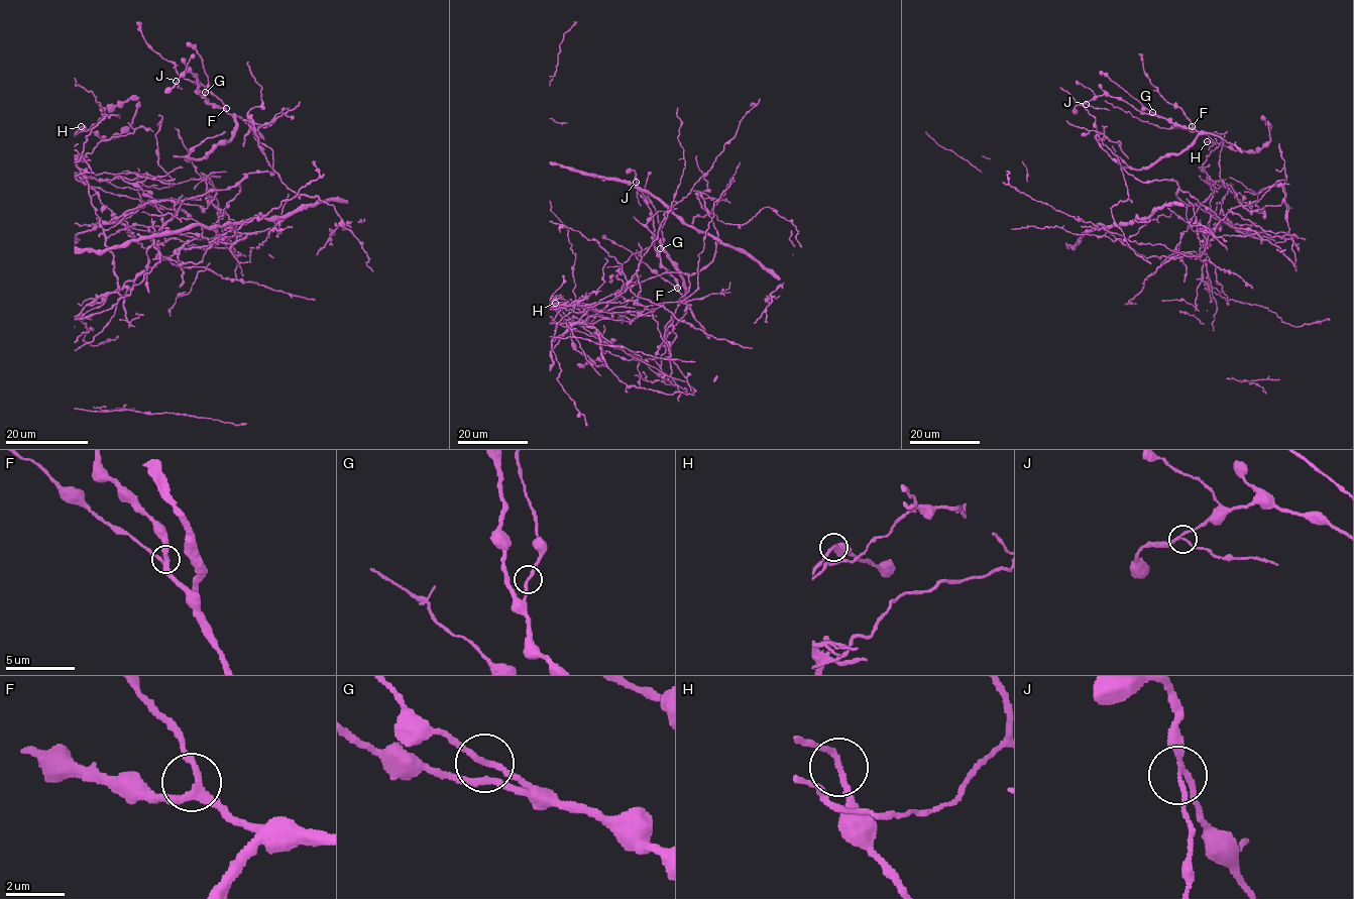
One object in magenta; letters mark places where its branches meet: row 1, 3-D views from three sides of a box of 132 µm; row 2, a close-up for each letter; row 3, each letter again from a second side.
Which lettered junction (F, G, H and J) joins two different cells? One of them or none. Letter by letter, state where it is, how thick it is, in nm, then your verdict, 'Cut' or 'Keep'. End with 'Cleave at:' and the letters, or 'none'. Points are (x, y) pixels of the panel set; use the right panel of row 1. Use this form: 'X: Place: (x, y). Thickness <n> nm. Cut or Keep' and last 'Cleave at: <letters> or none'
F: Place: (1192, 126). Thickness 280 nm. Keep
G: Place: (1152, 112). Thickness 200 nm. Keep
H: Place: (1207, 141). Thickness 180 nm. Cut
J: Place: (1086, 104). Thickness 170 nm. Keep
Cleave at: H

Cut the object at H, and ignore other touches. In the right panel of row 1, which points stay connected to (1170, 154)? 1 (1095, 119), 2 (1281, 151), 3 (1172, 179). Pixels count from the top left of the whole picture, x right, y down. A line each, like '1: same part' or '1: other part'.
1: other part
2: other part
3: other part

